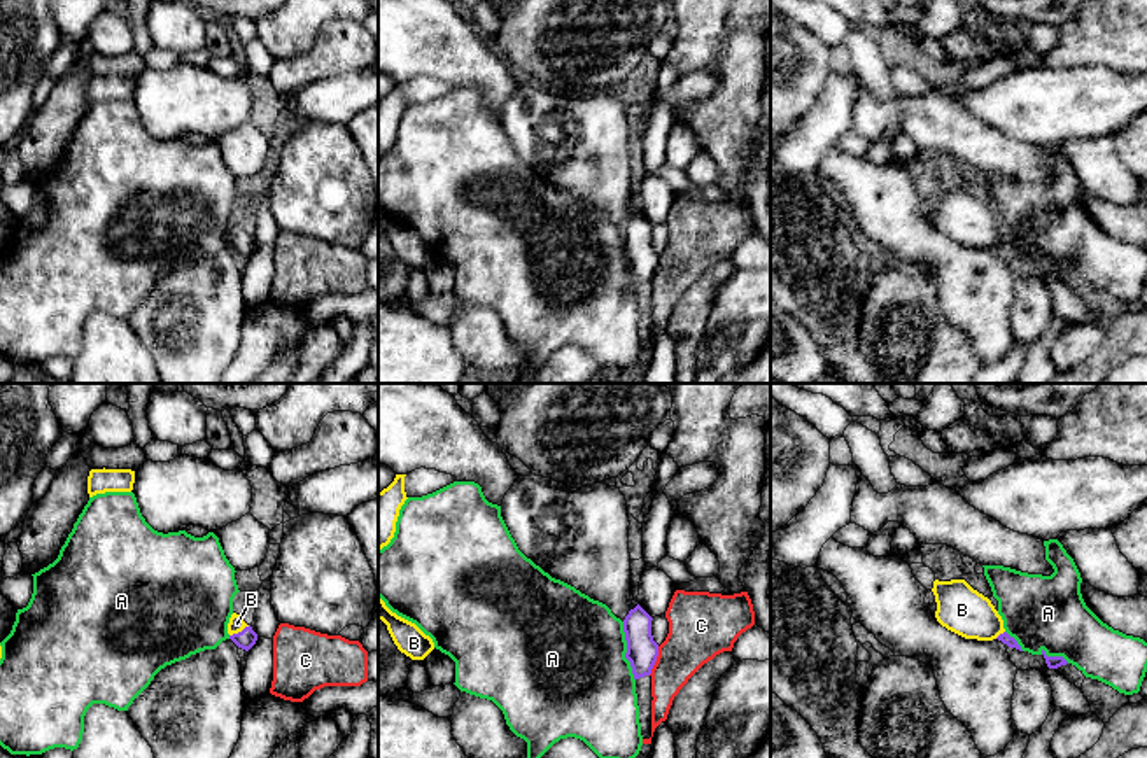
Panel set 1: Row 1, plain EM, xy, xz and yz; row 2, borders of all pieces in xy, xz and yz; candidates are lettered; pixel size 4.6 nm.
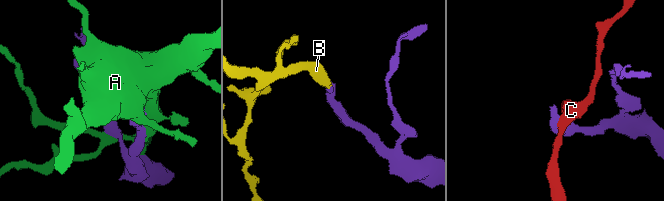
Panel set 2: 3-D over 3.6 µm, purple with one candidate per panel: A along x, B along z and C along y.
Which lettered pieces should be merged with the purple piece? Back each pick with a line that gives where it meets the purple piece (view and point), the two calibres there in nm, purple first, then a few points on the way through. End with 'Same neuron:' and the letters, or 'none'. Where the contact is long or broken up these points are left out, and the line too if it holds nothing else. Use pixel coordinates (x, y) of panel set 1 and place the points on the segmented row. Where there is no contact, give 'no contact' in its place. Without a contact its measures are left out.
B: meets purple in xy at (239, 632); 90 nm thick on the purple side, 70 nm on the other; runs through xy (246, 639), (239, 632), (237, 624)
Same neuron: B

